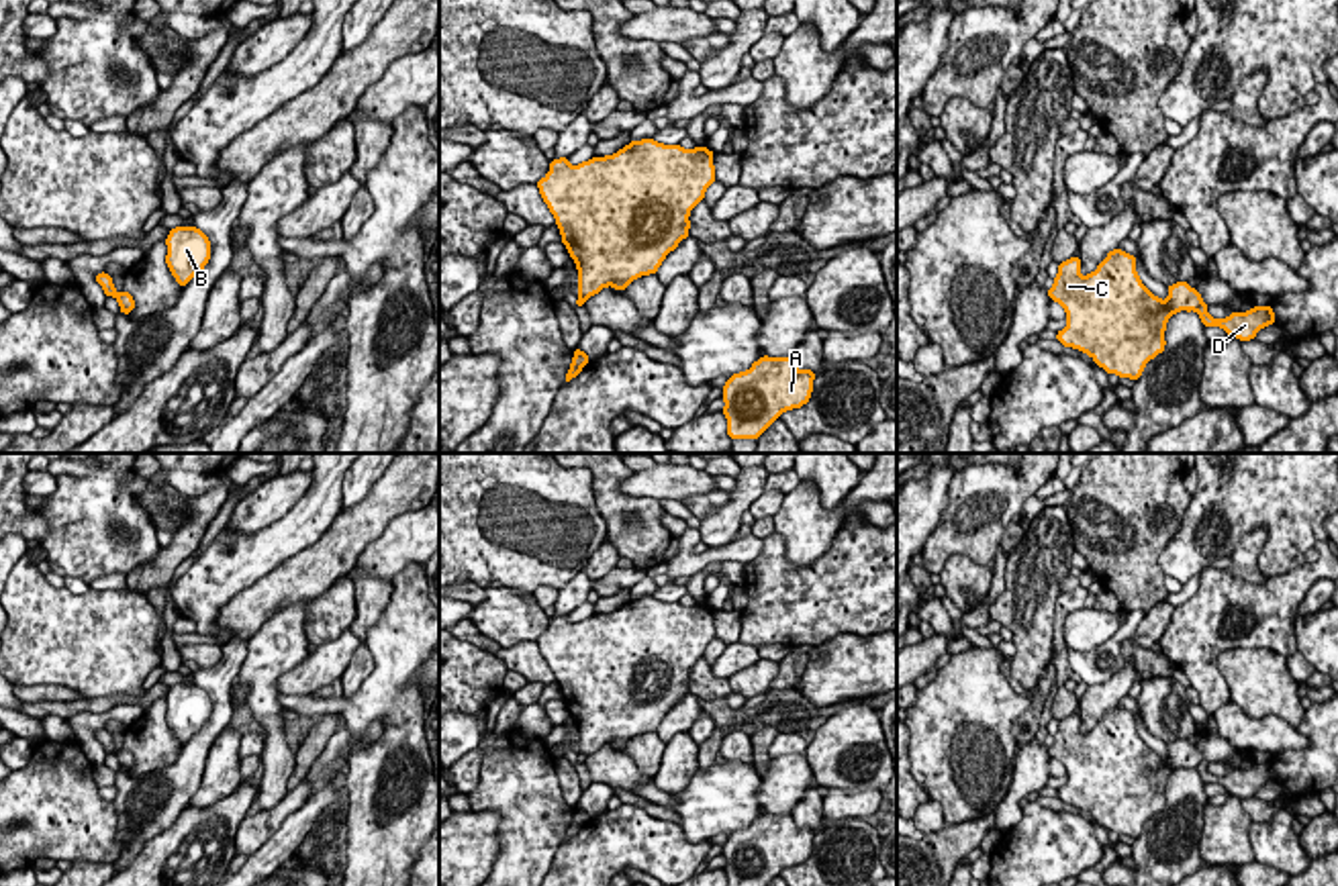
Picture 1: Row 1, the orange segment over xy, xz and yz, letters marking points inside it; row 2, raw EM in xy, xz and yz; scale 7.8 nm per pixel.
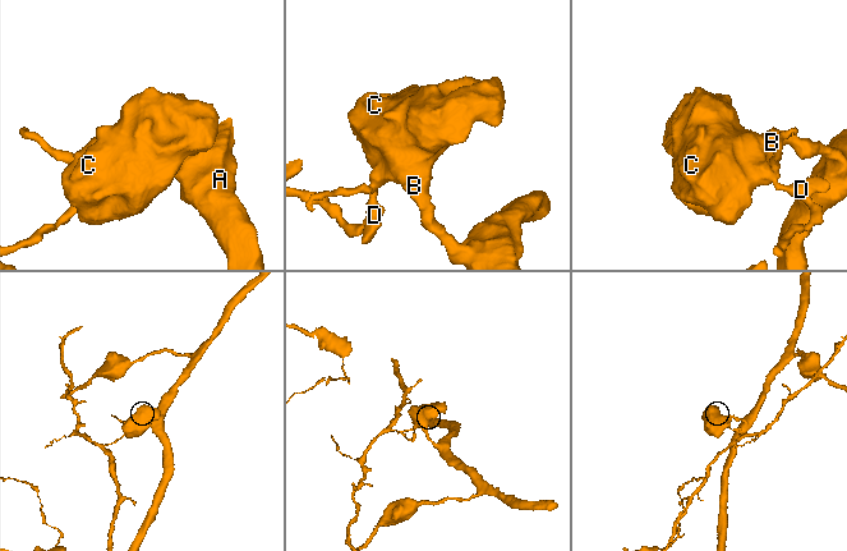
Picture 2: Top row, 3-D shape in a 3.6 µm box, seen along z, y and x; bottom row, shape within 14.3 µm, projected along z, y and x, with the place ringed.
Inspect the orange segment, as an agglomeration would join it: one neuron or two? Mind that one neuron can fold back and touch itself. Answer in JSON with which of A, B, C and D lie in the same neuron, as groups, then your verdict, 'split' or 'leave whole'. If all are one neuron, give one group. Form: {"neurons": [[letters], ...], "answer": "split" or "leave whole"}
{"neurons": [["A", "B", "C"], ["D"]], "answer": "split"}

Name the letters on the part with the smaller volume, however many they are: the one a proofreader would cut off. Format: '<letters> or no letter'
D

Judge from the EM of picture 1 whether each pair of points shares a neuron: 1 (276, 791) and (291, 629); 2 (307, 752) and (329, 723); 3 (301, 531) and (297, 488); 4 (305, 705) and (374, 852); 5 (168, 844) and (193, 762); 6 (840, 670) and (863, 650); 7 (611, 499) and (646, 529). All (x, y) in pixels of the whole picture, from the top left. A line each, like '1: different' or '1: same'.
1: same
2: same
3: different
4: same
5: different
6: same
7: same

